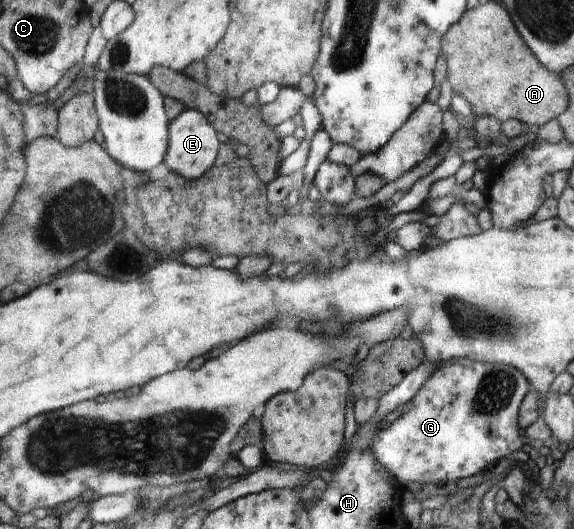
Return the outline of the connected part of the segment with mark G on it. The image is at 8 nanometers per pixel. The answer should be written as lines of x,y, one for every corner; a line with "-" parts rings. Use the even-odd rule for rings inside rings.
472,362
462,367
460,363
445,363
438,366
427,383
412,399
414,407
403,413
387,429
377,429
369,443
369,451
396,479
398,484
433,483
442,485
486,472
499,459
522,449
518,431
519,407
532,389
531,382
519,369
510,365

